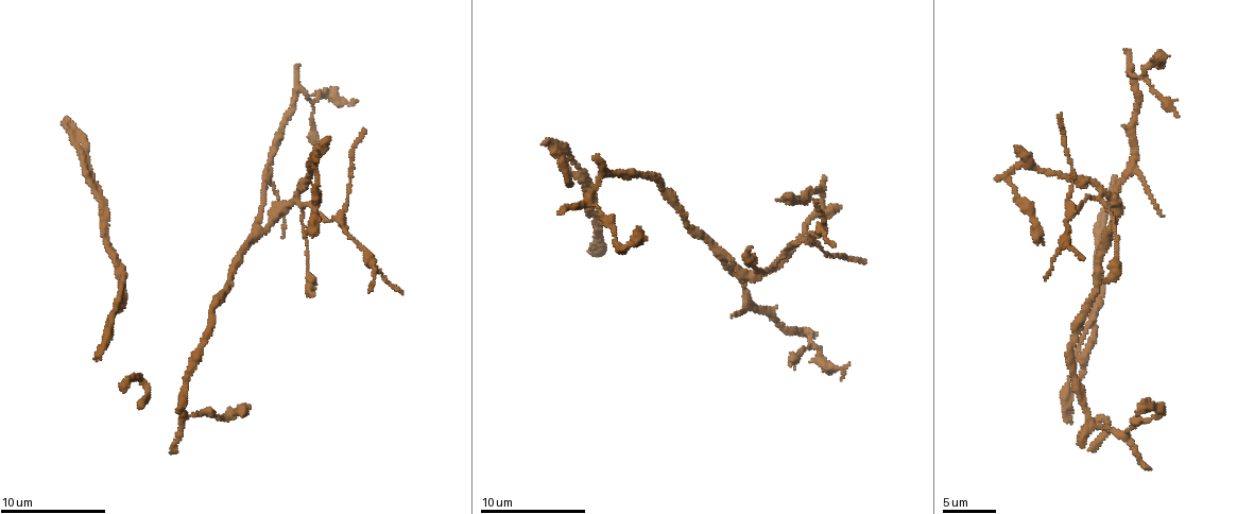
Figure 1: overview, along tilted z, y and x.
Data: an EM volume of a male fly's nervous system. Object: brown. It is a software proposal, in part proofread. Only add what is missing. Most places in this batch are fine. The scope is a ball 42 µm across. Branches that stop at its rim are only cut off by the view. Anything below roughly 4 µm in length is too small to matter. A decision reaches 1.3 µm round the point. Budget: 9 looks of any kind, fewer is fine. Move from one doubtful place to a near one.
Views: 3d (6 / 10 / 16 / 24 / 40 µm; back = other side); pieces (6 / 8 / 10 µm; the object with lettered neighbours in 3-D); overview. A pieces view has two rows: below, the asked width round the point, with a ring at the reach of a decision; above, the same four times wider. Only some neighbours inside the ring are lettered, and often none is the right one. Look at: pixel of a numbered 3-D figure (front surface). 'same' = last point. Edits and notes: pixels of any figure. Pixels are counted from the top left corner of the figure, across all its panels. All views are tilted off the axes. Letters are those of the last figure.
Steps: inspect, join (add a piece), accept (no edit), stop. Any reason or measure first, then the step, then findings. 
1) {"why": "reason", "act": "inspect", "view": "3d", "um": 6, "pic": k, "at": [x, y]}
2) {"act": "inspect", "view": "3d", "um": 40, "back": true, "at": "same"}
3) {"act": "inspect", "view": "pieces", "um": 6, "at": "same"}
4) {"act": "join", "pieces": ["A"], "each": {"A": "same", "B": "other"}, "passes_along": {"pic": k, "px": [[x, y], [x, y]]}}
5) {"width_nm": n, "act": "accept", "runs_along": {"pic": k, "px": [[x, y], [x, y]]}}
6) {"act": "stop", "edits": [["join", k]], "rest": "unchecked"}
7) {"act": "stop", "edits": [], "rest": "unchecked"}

{"why": "thin end", "act": "inspect", "view": "pieces", "um": 10, "pic": 1, "at": [282, 233]}

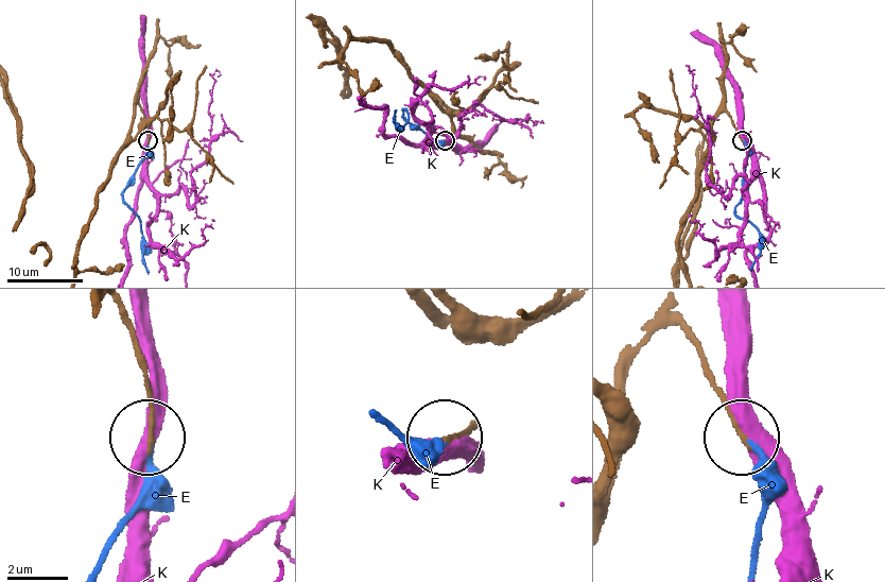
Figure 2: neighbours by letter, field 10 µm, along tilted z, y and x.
{"width_nm": 130, "act": "join", "pieces": ["E"], "each": {"E": "same", "K": "other"}, "found": "it goes on there"}

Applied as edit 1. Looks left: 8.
{"act": "inspect", "view": "overview"}

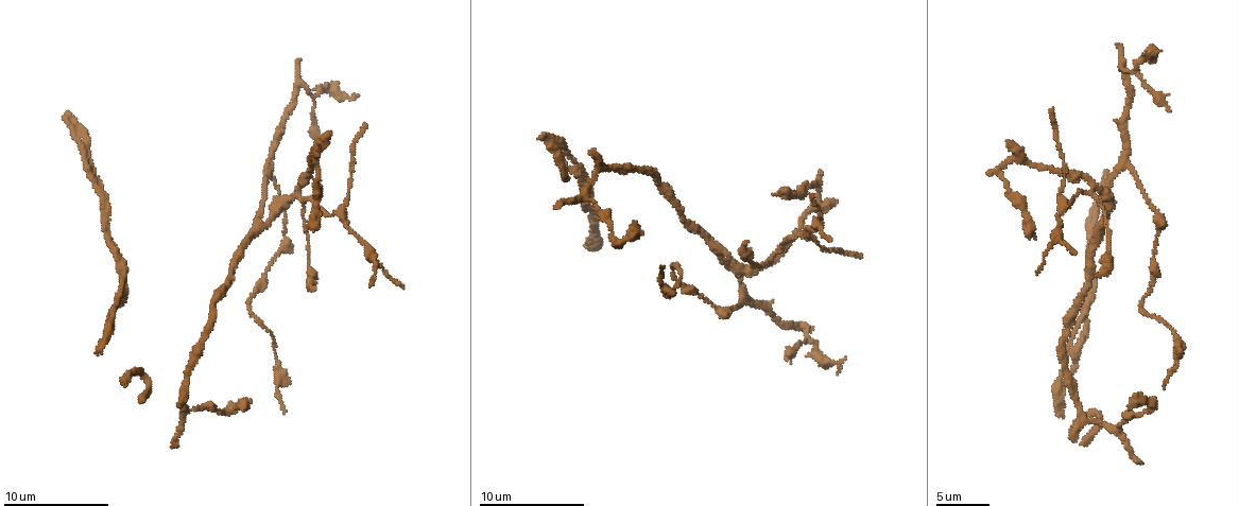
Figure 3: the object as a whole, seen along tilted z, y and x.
{"why": "branch stops here", "act": "inspect", "view": "pieces", "um": 6, "pic": 3, "at": [312, 290]}

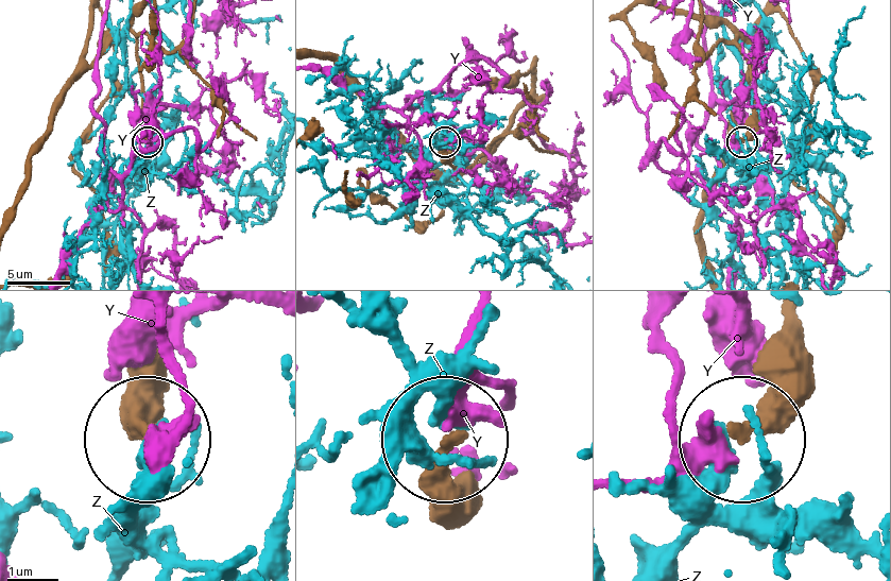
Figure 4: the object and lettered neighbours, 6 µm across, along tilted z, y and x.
{"width_nm": 220, "act": "accept", "each": {"Y": "other", "Z": "other"}, "runs_along": {"pic": 4, "px": [[786, 315], [786, 399], [742, 438]]}, "found": "no lettered piece goes on from it"}

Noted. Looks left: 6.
{"why": "an open end", "act": "inspect", "view": "pieces", "um": 10, "pic": 3, "at": [1034, 235]}

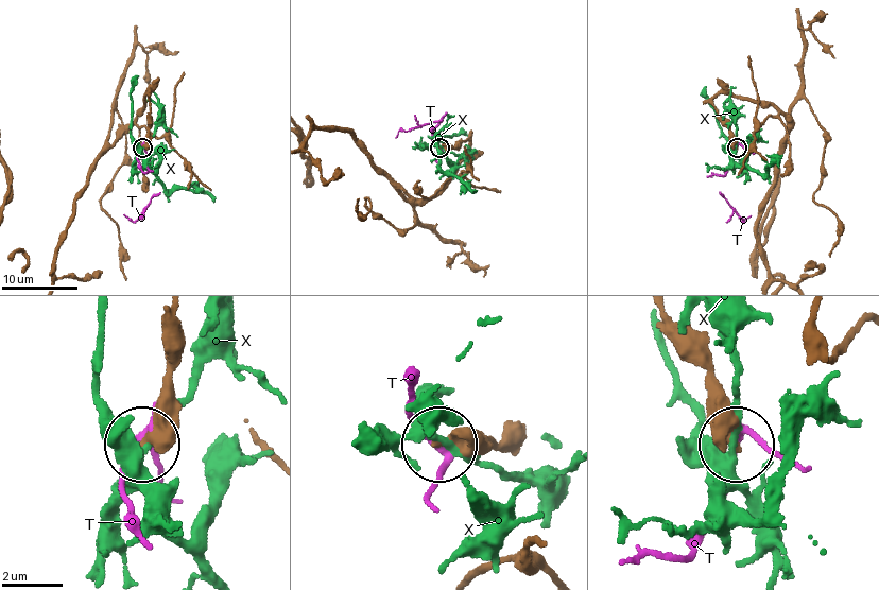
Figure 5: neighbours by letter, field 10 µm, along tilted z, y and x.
{"act": "accept", "each": {"T": "other", "X": "other"}, "runs_along": {"pic": 5, "px": [[171, 313], [176, 349], [165, 401], [143, 441]]}, "found": "none of them fits"}

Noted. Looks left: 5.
{"why": "thin end", "act": "inspect", "view": "3d", "um": 6, "pic": 3, "at": [1170, 110]}

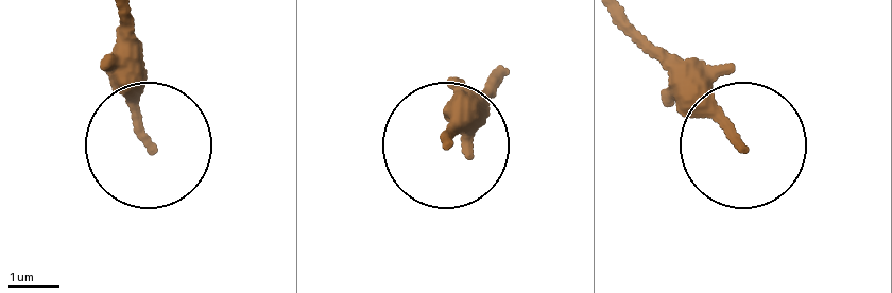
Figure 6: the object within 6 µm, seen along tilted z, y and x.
{"why": "see the neighbours", "act": "inspect", "view": "pieces", "um": 8, "pic": 6, "at": [146, 139]}

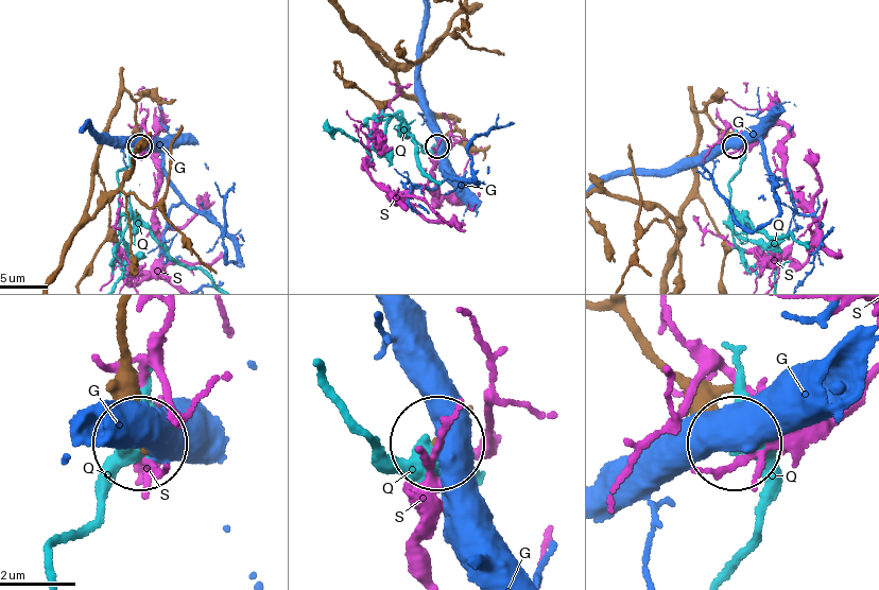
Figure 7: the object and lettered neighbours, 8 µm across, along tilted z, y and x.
{"width_nm": 140, "act": "accept", "each": {"G": "other", "Q": "other", "S": "other"}, "found": "none of them fits"}

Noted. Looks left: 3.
{"act": "stop", "edits": [["join", 2]], "rest": "unchecked"}

